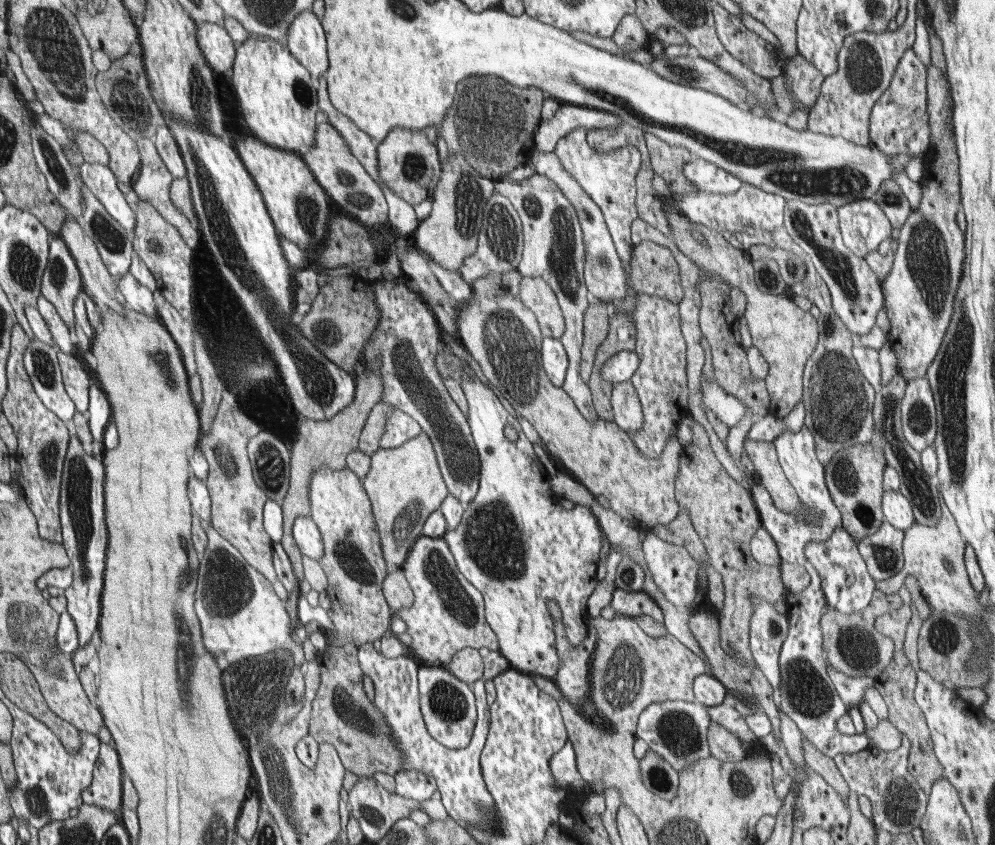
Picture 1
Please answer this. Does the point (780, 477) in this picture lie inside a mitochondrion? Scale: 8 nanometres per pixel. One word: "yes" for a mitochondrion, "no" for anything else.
no

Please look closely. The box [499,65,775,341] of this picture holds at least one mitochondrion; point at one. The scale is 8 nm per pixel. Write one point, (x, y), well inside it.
(563, 249)

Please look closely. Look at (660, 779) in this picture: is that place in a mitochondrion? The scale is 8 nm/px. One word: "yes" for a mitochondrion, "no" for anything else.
yes

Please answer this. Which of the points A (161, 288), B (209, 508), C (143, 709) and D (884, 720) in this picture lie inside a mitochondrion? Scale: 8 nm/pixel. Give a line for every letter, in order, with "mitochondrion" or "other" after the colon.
A: other
B: other
C: other
D: other

